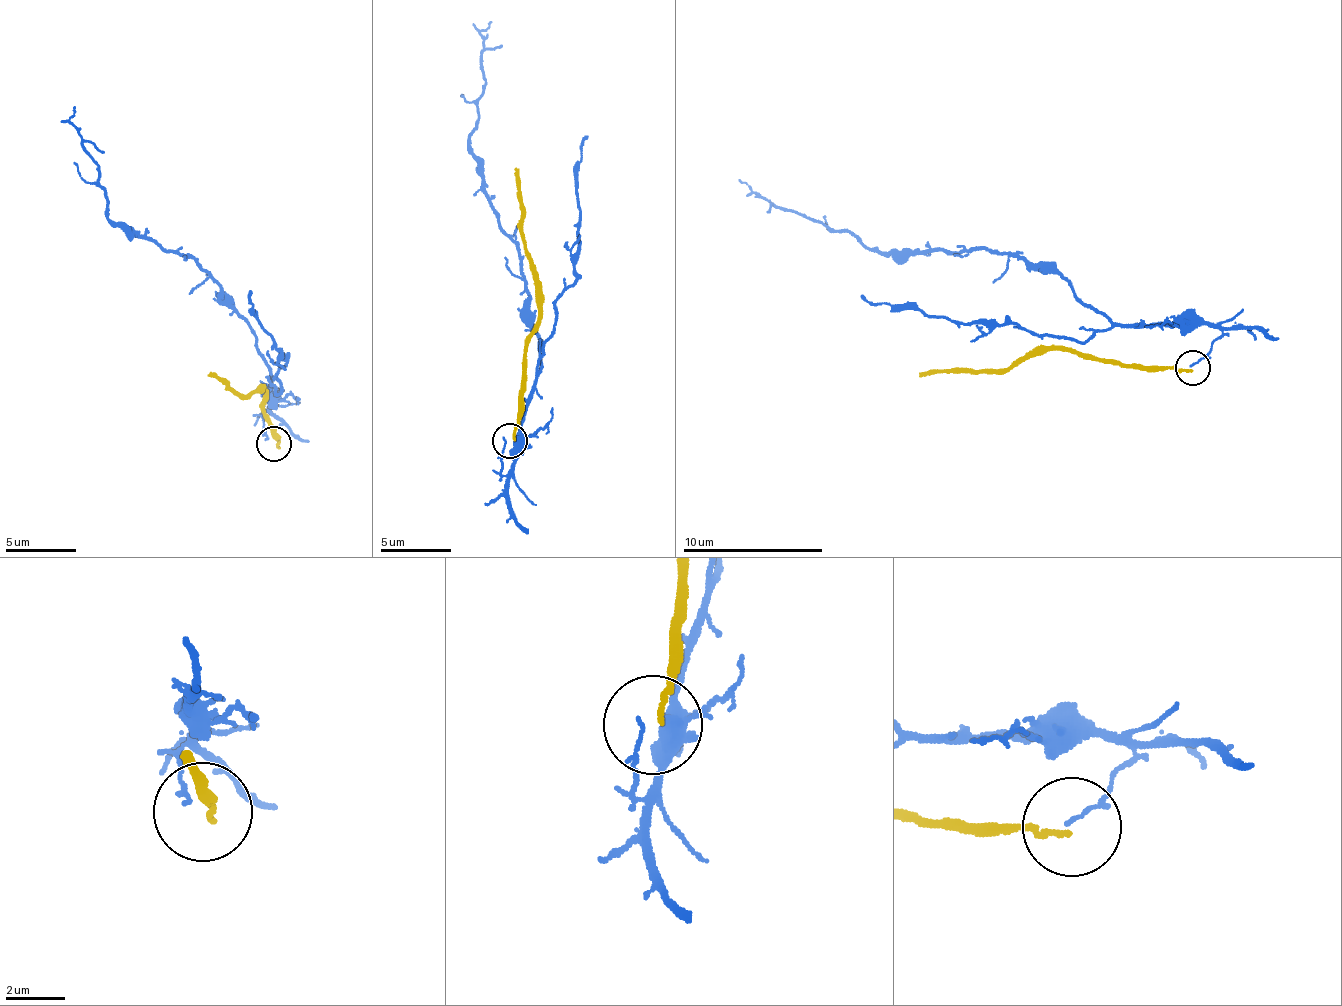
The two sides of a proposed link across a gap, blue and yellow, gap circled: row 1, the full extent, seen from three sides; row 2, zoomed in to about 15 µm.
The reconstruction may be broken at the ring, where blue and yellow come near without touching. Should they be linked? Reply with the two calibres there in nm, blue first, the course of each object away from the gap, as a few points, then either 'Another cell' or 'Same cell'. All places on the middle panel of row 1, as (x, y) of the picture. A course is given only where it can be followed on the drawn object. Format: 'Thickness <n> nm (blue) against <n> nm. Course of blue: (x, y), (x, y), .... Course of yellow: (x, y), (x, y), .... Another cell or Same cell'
Thickness 130 nm (blue) against 190 nm. Course of blue: (506, 440), (503, 472), (544, 338), (519, 246), (469, 143), (484, 79), (480, 33), (492, 21). Course of yellow: (514, 438), (524, 351), (537, 316), (537, 289), (518, 168). Another cell

